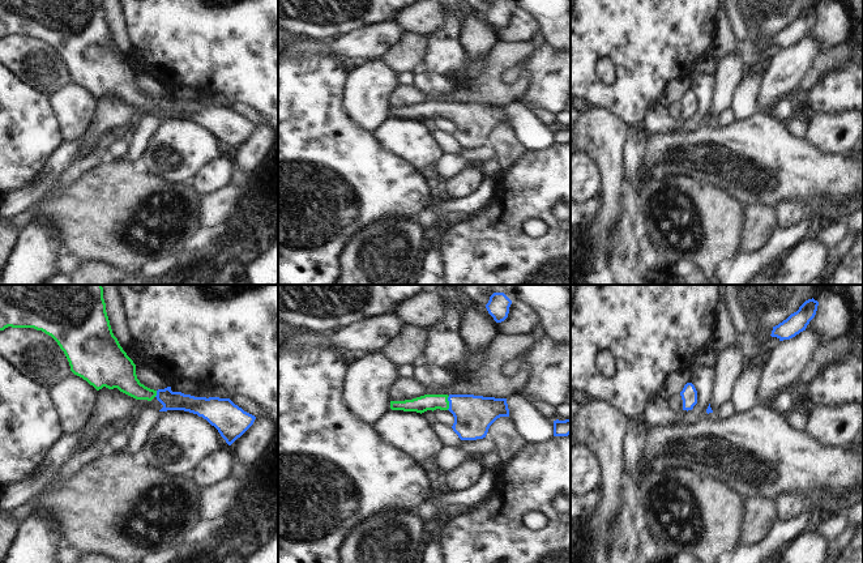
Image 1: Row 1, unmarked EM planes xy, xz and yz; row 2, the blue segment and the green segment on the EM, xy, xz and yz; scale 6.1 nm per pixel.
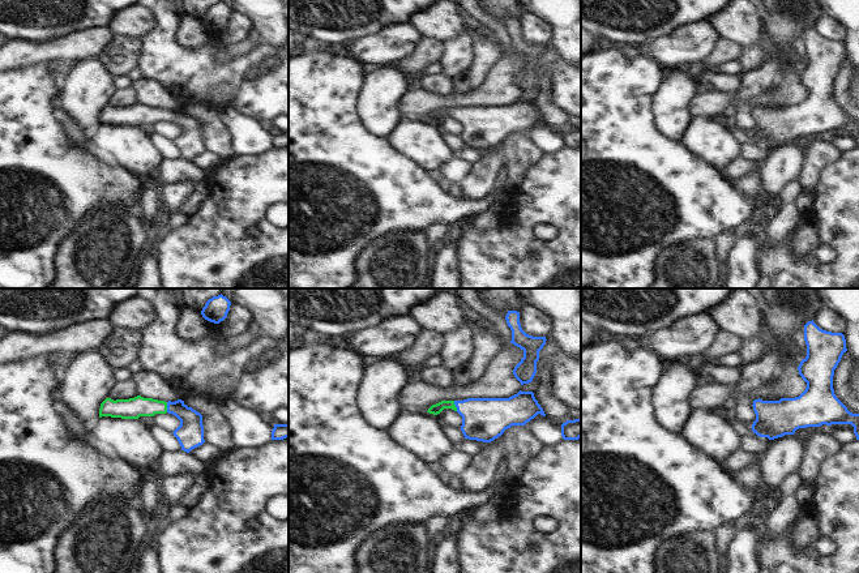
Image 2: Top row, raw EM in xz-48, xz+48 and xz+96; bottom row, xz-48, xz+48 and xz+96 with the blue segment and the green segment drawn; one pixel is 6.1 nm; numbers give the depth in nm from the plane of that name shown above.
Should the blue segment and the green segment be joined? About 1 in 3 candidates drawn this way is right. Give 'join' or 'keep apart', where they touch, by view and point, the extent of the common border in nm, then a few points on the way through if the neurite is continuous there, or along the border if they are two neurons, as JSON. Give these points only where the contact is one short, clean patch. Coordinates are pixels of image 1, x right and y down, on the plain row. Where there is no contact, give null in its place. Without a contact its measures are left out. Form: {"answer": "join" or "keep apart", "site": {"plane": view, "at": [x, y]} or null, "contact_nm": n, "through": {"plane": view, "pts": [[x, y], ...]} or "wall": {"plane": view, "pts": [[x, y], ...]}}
{"answer": "join", "site": {"plane": "xz", "at": [449, 110]}, "contact_nm": 90, "through": {"plane": "xz", "pts": [[473, 122], [468, 116], [449, 110], [422, 111]]}}

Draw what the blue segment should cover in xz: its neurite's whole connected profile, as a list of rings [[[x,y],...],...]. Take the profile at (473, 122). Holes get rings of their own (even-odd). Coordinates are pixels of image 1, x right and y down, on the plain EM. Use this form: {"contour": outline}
{"contour": [[[424,102],[413,107],[390,108],[392,118],[424,120],[449,118],[454,124],[453,138],[461,148],[486,145],[490,133],[500,124],[509,124],[507,106],[474,102]]]}

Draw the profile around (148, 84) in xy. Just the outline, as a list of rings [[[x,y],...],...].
[[[145,72],[136,73],[136,82],[140,90],[150,97],[158,98],[170,94],[167,88],[158,78]]]

